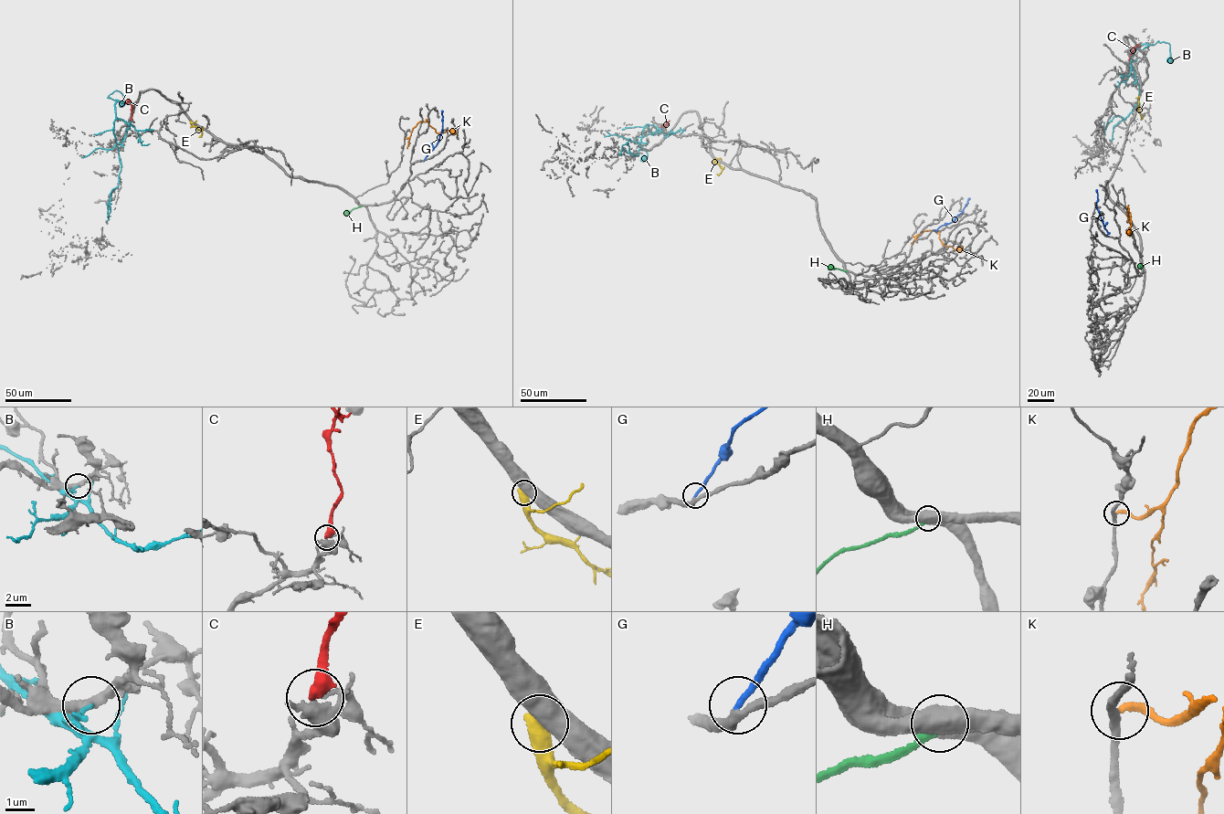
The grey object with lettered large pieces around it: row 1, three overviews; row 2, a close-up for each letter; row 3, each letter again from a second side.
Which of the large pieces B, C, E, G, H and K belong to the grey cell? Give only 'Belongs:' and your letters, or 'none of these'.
Belongs: G

